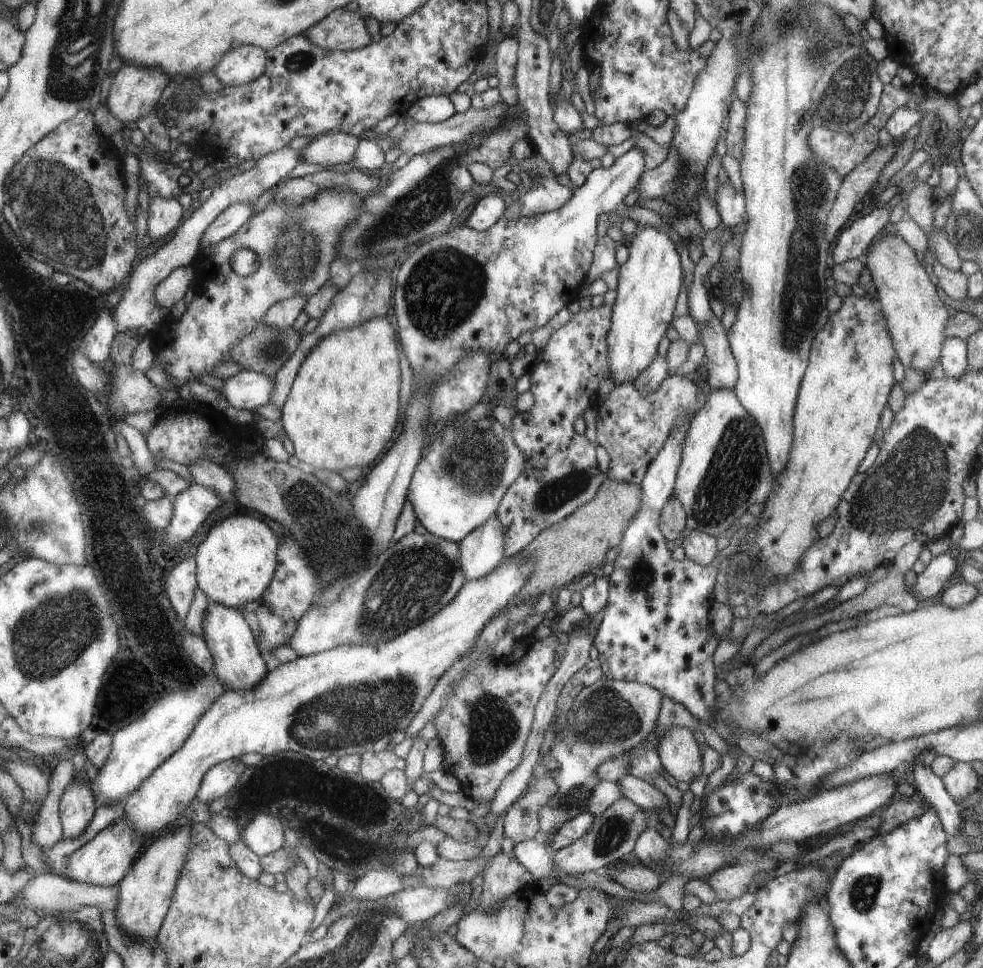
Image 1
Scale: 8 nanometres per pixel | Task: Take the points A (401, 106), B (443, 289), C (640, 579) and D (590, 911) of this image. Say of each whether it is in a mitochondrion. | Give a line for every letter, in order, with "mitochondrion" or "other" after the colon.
A: other
B: mitochondrion
C: mitochondrion
D: other

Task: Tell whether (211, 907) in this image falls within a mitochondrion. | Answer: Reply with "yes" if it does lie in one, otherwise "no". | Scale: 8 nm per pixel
yes

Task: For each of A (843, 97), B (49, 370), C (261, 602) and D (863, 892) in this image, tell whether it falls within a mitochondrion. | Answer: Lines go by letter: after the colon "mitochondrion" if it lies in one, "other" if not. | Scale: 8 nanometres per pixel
A: mitochondrion
B: mitochondrion
C: other
D: mitochondrion

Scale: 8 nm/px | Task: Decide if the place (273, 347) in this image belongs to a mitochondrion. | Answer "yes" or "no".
yes

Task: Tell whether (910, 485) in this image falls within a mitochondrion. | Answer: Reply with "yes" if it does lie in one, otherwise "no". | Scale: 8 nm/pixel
yes

